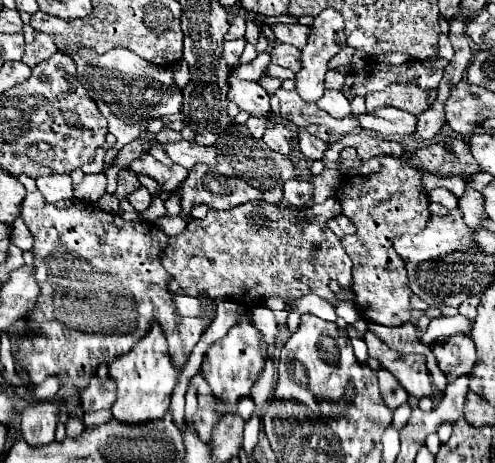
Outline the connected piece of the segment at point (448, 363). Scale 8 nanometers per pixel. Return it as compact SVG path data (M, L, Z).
M455 334L445 342L435 342L431 348L449 382L461 374L469 374L475 366L475 344L467 334Z

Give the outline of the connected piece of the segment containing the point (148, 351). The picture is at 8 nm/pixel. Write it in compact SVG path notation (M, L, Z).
M157 320L151 322L151 328L127 354L117 356L109 364L109 376L117 380L117 400L111 408L117 420L147 422L165 416L165 410L171 402L171 392L179 384L181 368L173 362L173 358L167 352L167 340Z

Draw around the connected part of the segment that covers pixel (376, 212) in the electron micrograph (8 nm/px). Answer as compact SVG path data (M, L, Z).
M381 156L381 170L377 174L359 176L345 174L335 192L343 214L355 224L357 232L343 238L343 248L353 260L353 284L357 312L381 326L401 326L411 320L411 288L405 262L393 248L393 240L401 234L421 232L429 220L429 198L421 186L421 172L405 158Z

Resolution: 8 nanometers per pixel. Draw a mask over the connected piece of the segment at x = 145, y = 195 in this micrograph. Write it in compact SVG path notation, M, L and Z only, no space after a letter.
M141 186L141 188L135 190L133 194L129 194L127 200L133 204L133 208L135 208L137 212L142 212L149 208L152 198L153 196L149 194L149 190L147 190L145 186Z

